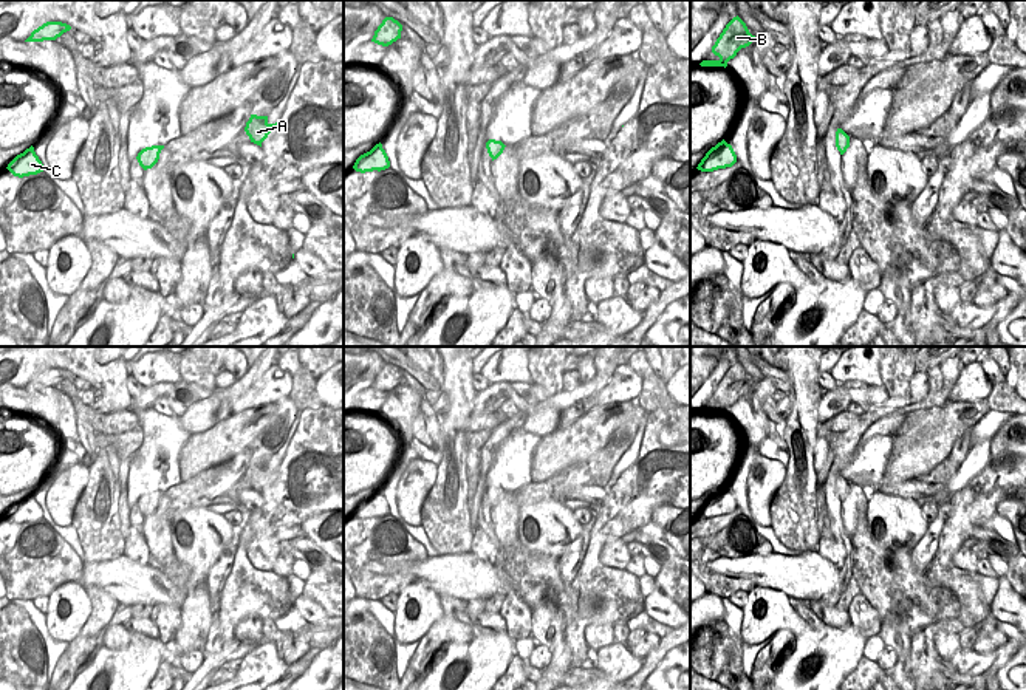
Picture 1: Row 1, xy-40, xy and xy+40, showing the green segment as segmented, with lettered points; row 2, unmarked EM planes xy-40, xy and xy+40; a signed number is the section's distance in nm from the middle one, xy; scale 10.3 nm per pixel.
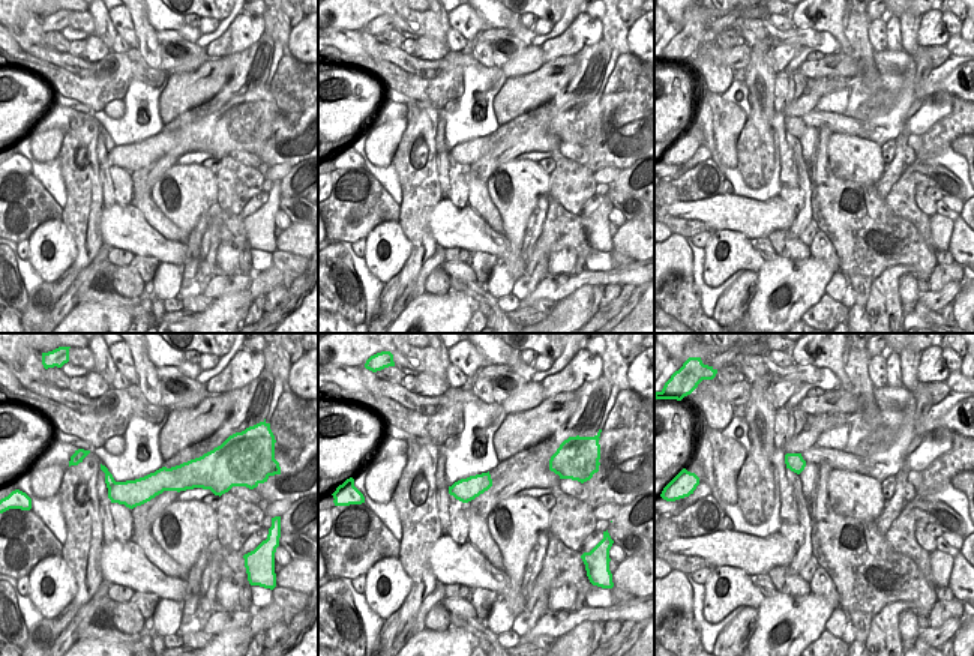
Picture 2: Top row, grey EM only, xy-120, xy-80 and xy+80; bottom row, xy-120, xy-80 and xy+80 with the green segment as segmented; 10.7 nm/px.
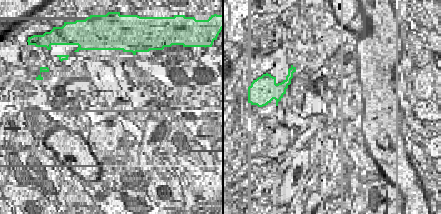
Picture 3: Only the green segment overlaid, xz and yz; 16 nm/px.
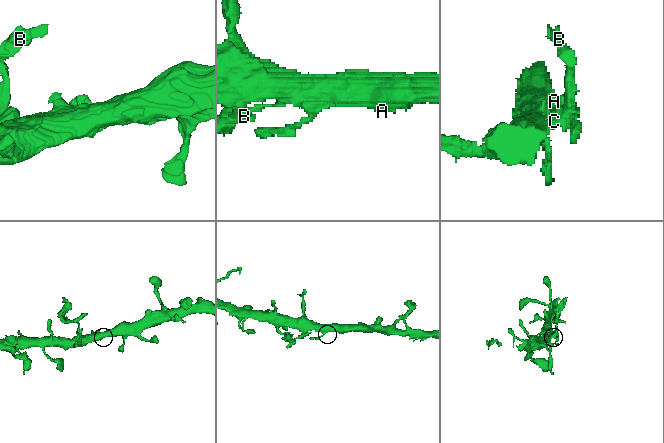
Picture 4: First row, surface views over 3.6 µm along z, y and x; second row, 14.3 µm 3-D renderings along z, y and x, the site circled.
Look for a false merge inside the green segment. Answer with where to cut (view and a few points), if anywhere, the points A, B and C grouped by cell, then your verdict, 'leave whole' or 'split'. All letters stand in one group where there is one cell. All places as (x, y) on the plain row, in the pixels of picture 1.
no cut; A B C; leave whole

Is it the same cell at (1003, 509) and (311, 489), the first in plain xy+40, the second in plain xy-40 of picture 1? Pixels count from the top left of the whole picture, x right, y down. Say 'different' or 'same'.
different

